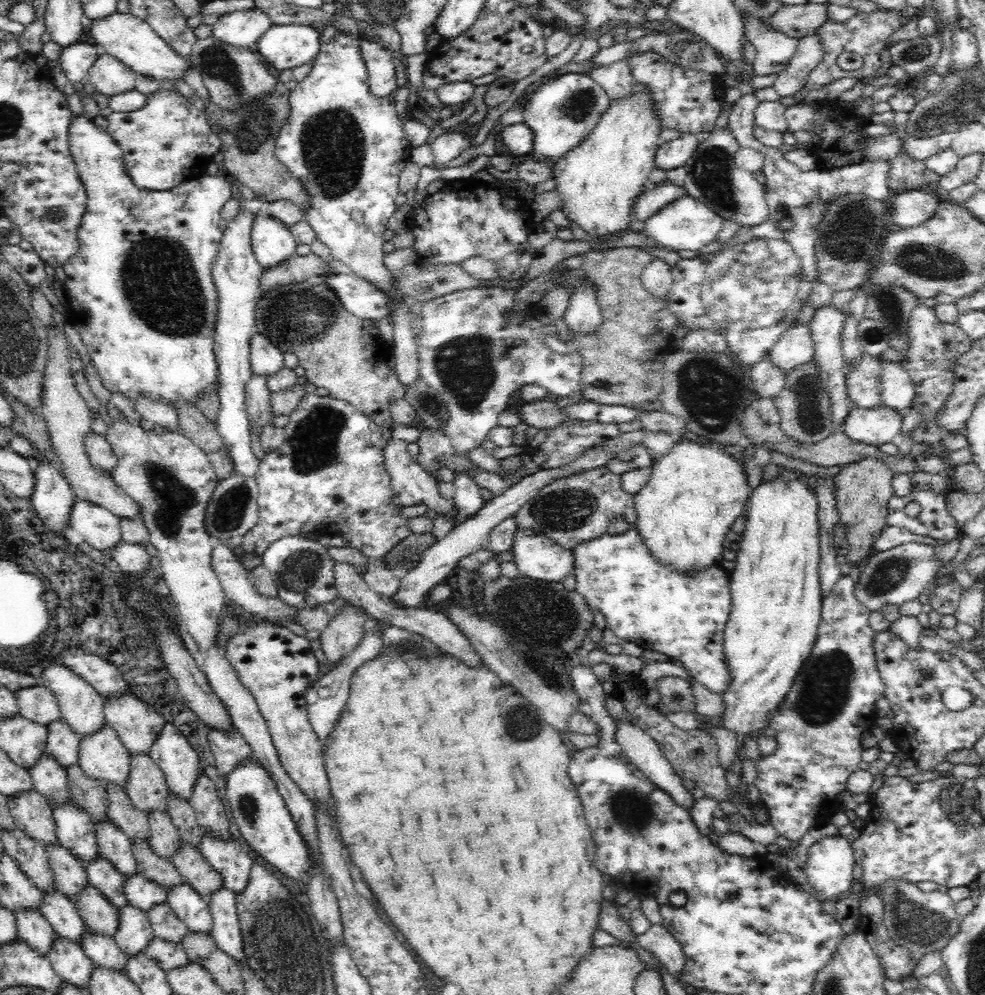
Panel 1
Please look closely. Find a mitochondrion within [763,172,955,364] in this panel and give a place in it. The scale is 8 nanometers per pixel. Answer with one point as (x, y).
(845, 235)

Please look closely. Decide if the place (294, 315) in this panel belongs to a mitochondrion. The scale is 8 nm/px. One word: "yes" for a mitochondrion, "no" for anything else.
yes

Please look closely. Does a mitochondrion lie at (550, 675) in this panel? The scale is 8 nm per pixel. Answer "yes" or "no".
yes

